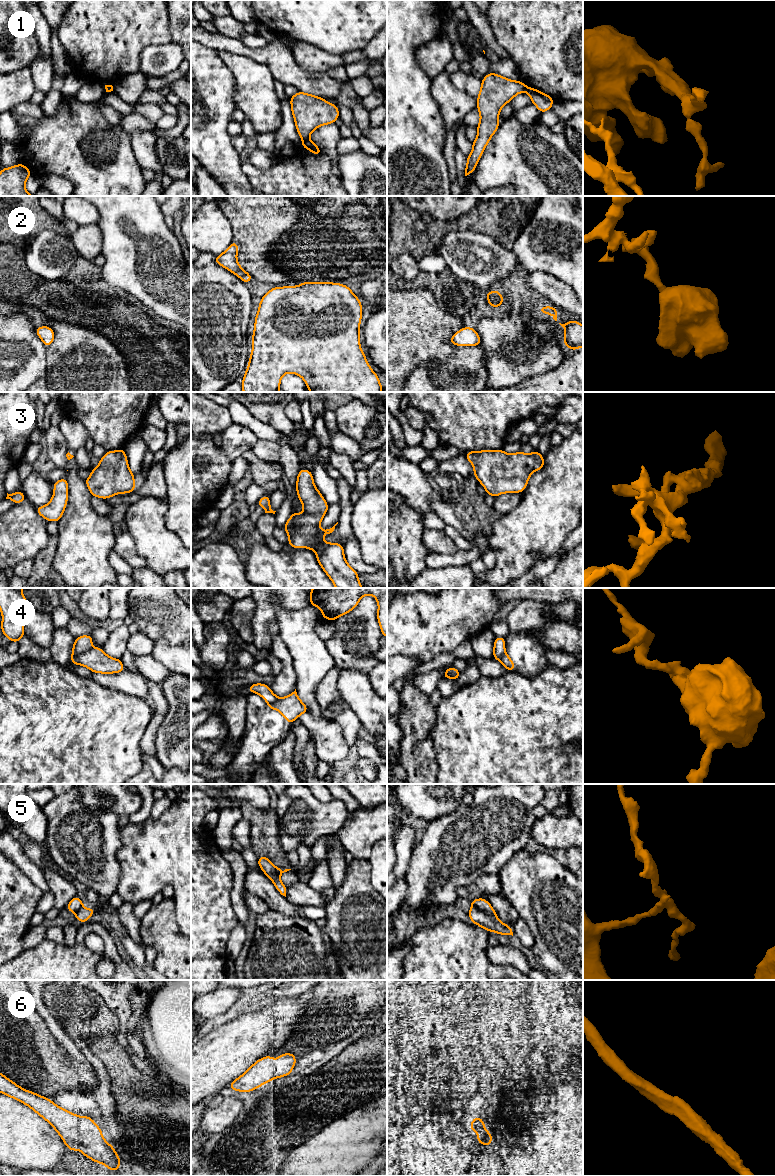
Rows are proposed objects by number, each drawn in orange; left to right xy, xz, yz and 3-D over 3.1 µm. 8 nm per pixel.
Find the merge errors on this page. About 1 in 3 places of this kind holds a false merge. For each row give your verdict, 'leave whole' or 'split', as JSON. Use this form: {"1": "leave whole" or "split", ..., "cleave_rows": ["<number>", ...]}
{"1": "split", "2": "leave whole", "3": "leave whole", "4": "split", "5": "split", "6": "leave whole", "cleave_rows": ["1", "4", "5"]}

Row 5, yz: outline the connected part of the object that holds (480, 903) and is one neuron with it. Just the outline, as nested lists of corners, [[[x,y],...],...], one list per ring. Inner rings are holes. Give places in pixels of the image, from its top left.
[[[481,897],[475,900],[471,900],[470,902],[471,902],[471,908],[482,910],[491,917],[497,918],[497,914],[494,911],[492,905],[484,898]]]

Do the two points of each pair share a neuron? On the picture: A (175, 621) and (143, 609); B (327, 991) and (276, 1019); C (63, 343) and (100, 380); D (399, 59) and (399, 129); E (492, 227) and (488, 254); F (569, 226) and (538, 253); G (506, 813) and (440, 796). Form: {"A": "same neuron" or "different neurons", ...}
{"A": "same neuron", "B": "different neurons", "C": "same neuron", "D": "same neuron", "E": "different neurons", "F": "same neuron", "G": "different neurons"}

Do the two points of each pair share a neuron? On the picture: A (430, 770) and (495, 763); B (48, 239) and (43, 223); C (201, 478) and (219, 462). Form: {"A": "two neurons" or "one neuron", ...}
{"A": "two neurons", "B": "two neurons", "C": "one neuron"}

